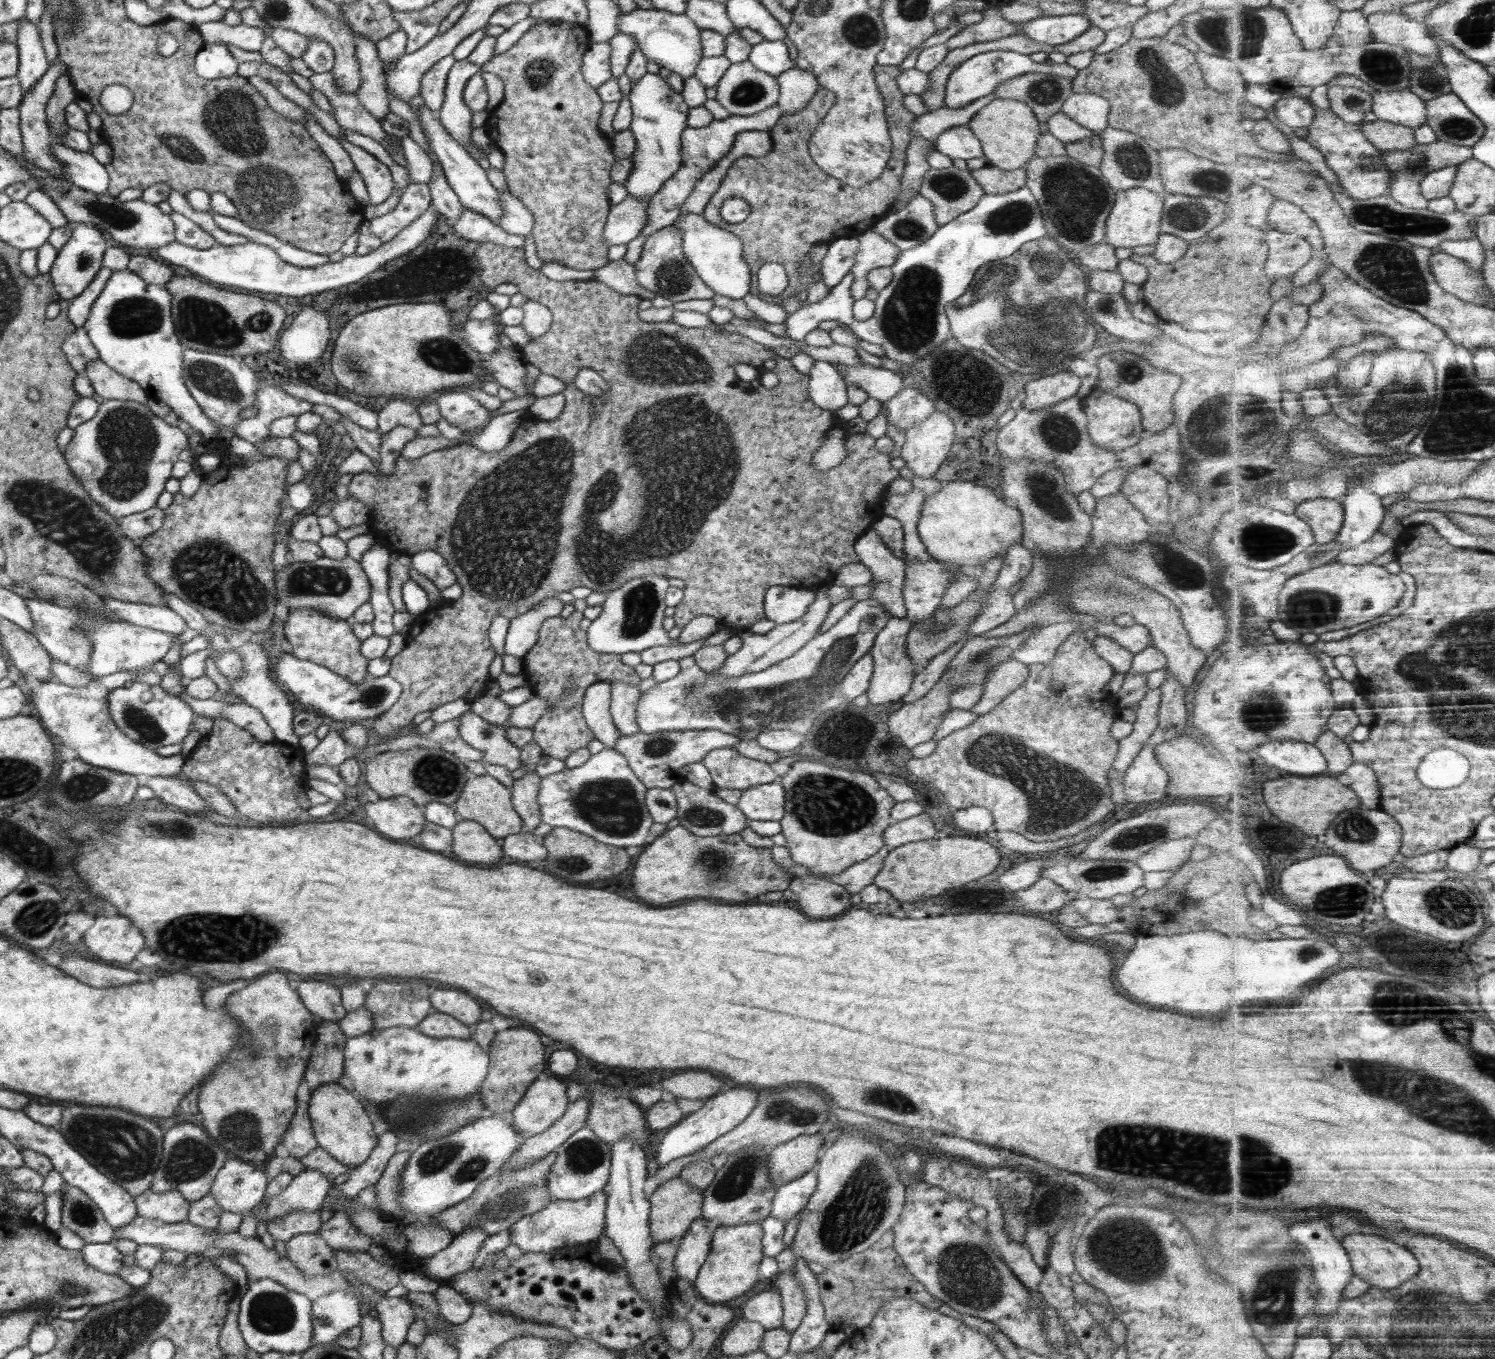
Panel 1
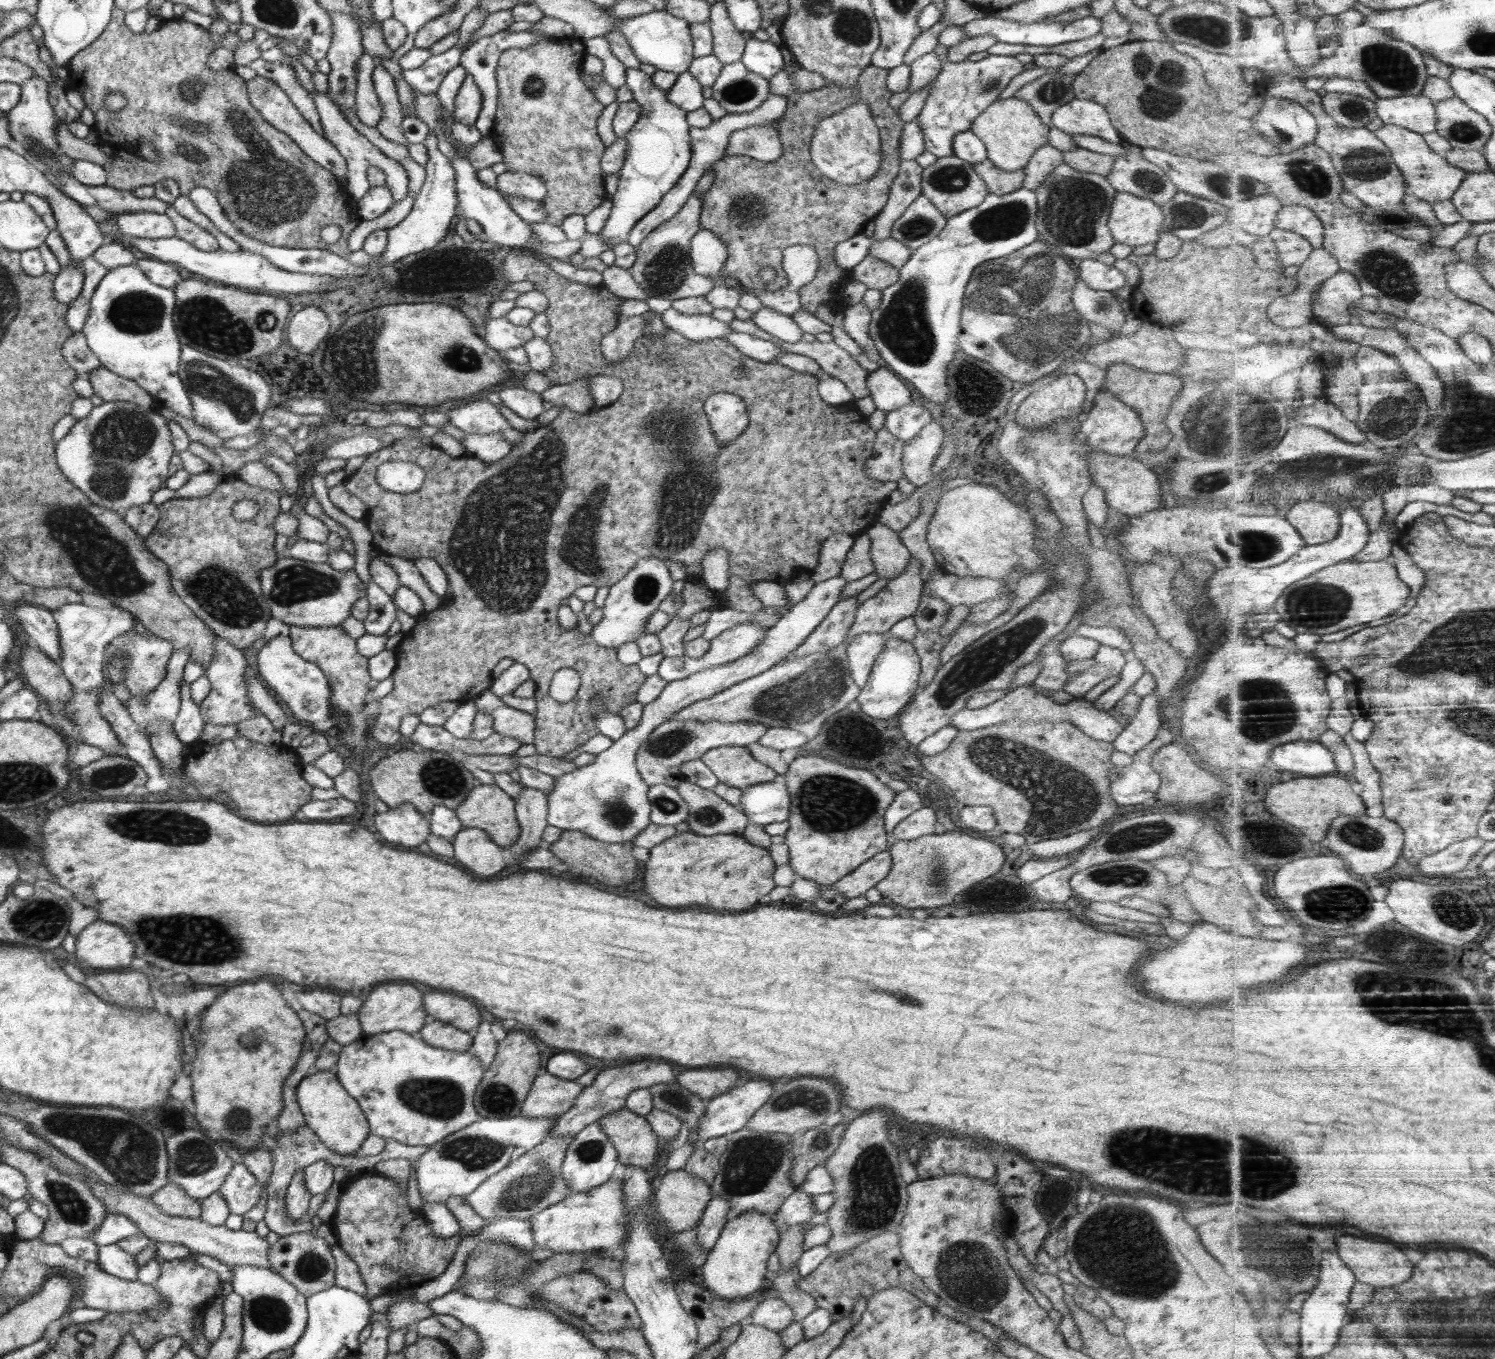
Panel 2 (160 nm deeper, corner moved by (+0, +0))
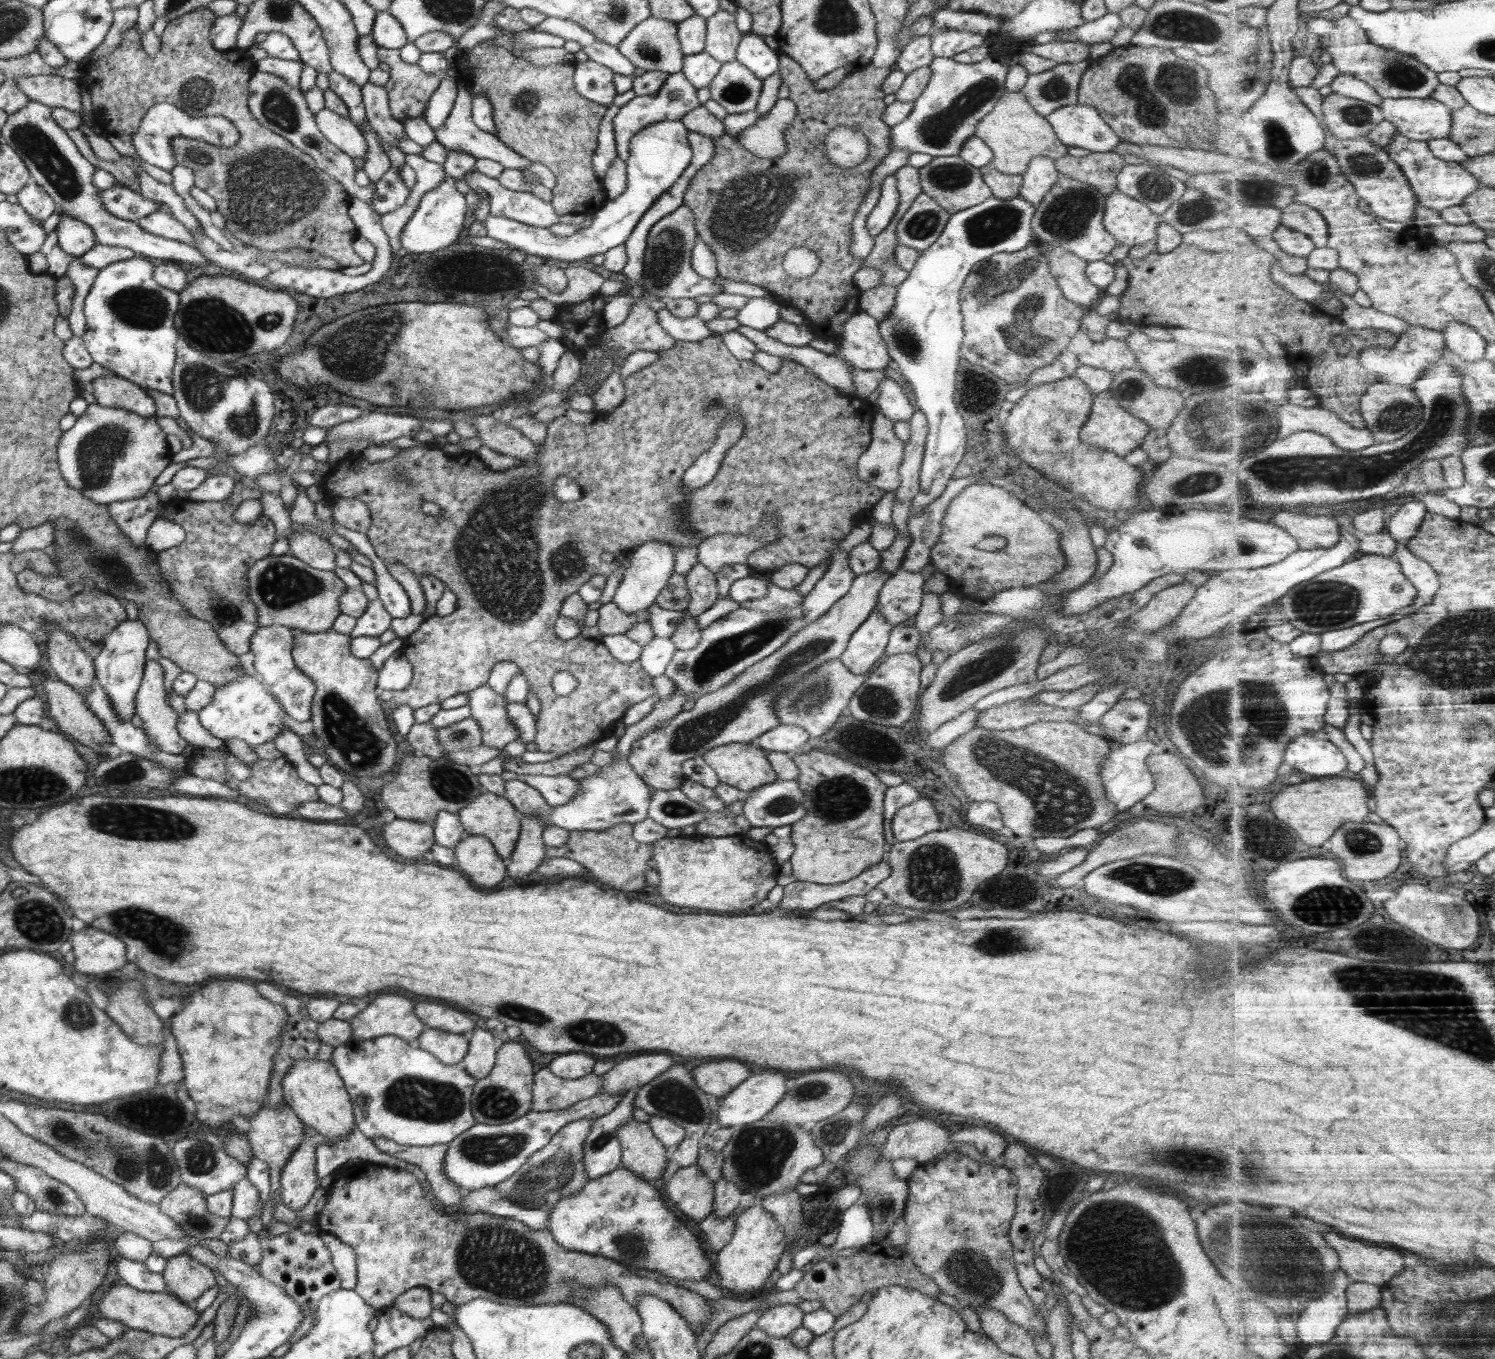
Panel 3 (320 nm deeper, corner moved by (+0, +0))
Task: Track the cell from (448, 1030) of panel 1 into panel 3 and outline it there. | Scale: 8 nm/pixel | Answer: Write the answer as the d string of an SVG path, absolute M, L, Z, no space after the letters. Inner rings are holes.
M425 1025L415 1045L433 1054L446 1066L459 1064L469 1049L469 1041L464 1039L462 1033L450 1033L430 1028L428 1025Z

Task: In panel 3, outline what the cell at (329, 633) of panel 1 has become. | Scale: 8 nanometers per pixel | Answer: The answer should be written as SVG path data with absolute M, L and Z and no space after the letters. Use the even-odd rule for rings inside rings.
M336 630L321 633L296 632L292 645L298 671L314 681L316 692L311 704L313 733L322 740L327 762L338 767L348 777L368 781L392 772L396 766L397 742L388 728L384 711L374 691L380 673L369 658L356 658L351 653L352 638Z

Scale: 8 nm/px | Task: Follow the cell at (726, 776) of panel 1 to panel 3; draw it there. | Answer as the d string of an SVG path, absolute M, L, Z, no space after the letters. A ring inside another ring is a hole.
M730 743L708 750L703 759L716 771L719 782L751 791L777 779L763 748L752 743Z

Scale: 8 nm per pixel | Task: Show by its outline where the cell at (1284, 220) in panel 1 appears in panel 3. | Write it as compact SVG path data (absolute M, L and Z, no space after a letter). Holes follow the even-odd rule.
M1295 203L1283 211L1284 225L1311 236L1317 248L1329 246L1329 224L1321 210L1308 204Z

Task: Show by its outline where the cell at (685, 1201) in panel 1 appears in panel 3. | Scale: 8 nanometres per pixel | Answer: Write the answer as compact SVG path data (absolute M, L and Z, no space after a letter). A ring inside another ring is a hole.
M698 1165L679 1168L666 1184L668 1198L686 1216L703 1221L713 1210L715 1184Z

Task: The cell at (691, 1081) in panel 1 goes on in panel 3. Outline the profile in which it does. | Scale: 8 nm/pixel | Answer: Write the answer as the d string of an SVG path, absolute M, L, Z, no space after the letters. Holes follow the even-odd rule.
M734 1060L703 1063L691 1071L696 1084L711 1098L722 1098L749 1076L748 1068Z

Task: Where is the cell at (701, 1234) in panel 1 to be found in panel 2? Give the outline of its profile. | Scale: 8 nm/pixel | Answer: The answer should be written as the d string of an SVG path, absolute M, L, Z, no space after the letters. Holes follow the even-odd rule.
M712 1195L712 1200L704 1209L700 1222L697 1224L697 1243L708 1251L714 1248L724 1225L726 1216L731 1209L728 1201L718 1195Z

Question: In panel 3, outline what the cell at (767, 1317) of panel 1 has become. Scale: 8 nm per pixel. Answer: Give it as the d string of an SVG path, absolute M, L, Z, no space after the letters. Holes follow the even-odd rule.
M774 1305L761 1314L755 1326L774 1338L784 1338L788 1337L793 1330L803 1326L804 1315L798 1305Z

